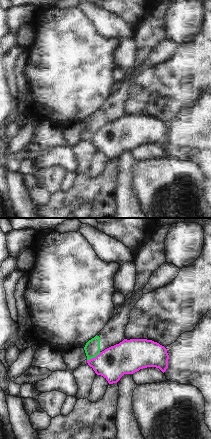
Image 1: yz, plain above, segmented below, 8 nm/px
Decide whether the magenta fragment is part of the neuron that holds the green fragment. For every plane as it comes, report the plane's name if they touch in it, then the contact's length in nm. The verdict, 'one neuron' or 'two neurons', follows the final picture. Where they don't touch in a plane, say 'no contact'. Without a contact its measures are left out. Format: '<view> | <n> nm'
yz | 130 nm

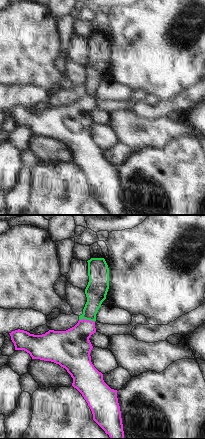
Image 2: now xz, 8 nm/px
xz | 130 nm

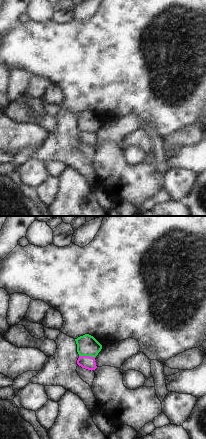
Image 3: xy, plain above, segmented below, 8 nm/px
xy | 130 nm

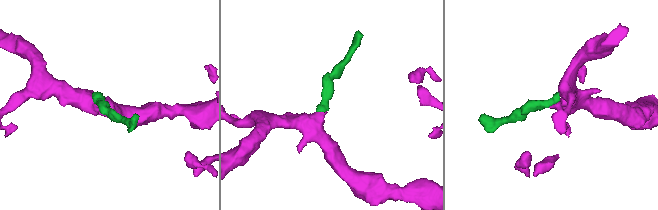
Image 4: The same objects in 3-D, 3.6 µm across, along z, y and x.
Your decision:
two neurons

